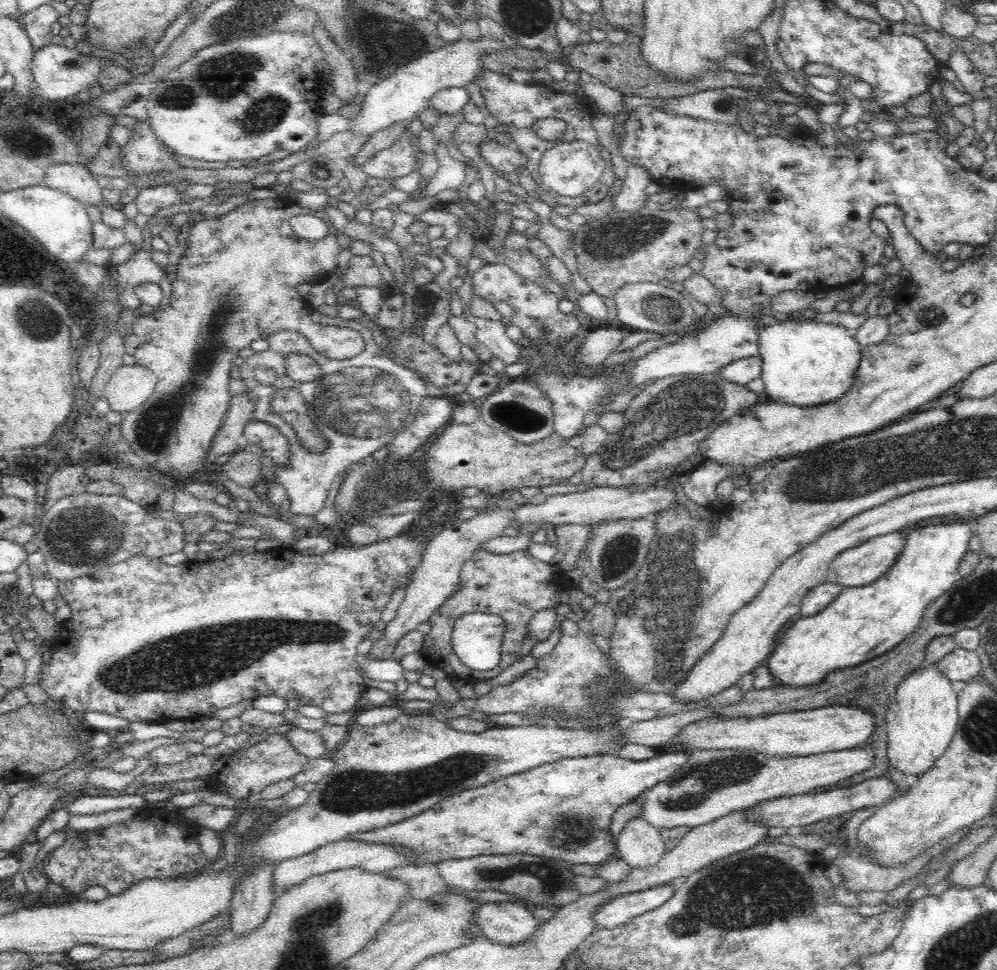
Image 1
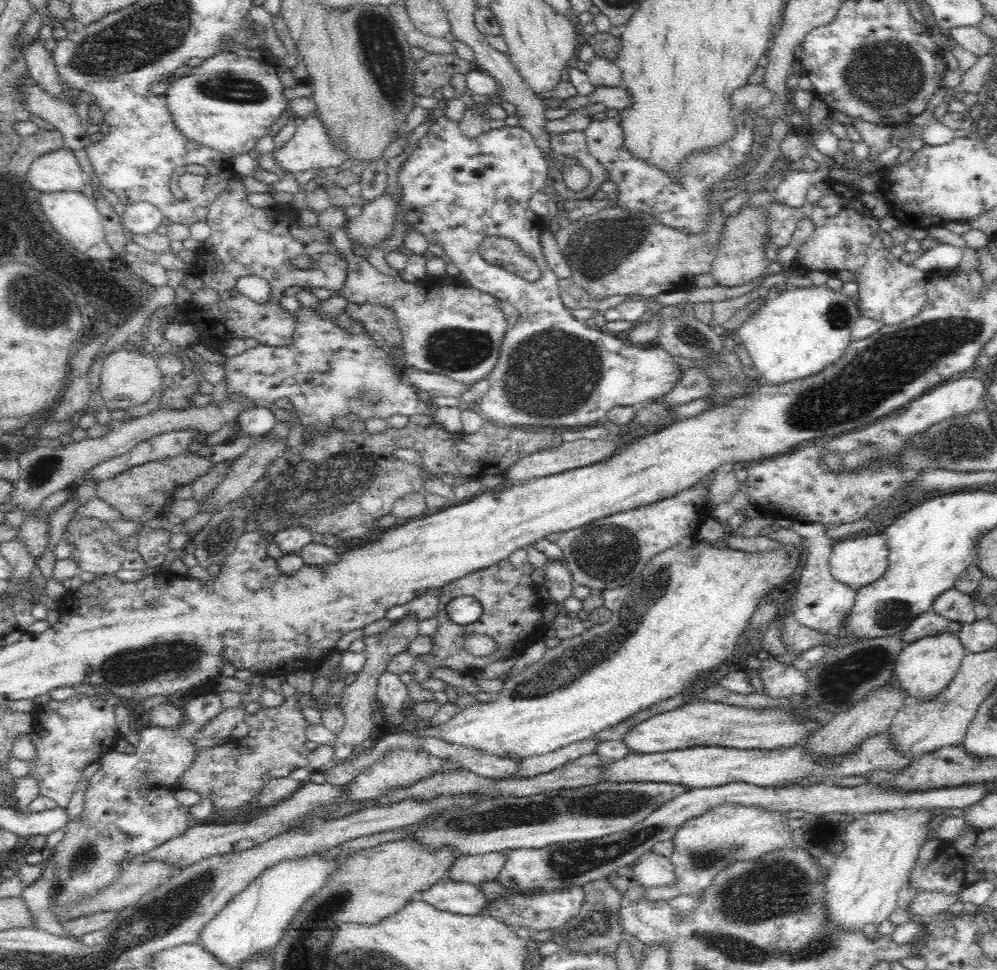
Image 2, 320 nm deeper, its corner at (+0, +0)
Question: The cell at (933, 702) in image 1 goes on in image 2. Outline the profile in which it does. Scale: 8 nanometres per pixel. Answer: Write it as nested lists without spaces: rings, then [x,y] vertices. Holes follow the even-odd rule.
[[[938,632],[908,643],[894,662],[894,679],[899,688],[907,694],[907,700],[929,701],[942,692],[948,682],[956,676],[962,660],[968,653],[959,632]]]

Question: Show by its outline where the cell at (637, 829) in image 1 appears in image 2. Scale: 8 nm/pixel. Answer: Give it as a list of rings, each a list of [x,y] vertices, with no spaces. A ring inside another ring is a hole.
[[[646,851],[633,862],[633,875],[644,887],[675,885],[675,868],[669,857]]]

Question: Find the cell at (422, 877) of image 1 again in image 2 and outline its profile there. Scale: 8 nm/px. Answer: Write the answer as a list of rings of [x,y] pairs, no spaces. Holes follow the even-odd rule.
[[[502,850],[470,856],[458,855],[446,875],[456,882],[469,882],[478,886],[484,880],[494,880],[506,859],[506,853]]]

